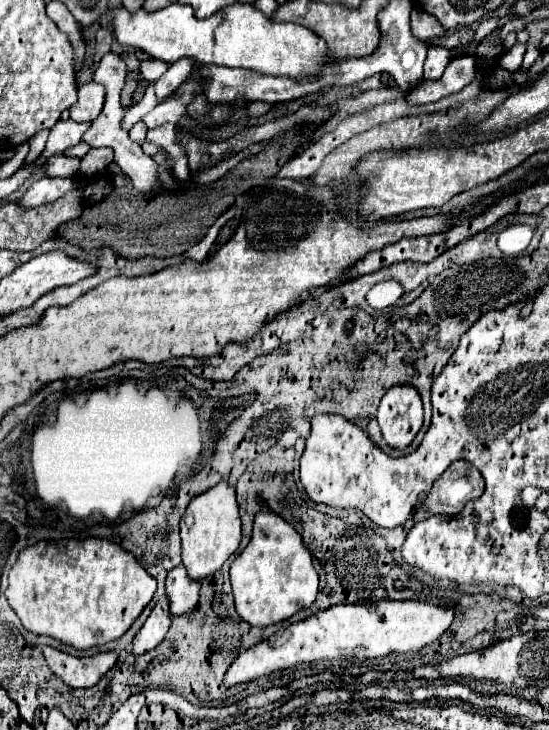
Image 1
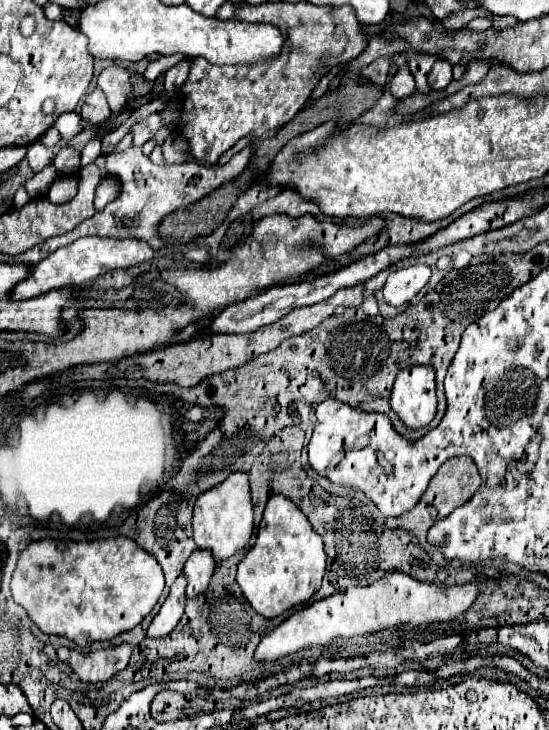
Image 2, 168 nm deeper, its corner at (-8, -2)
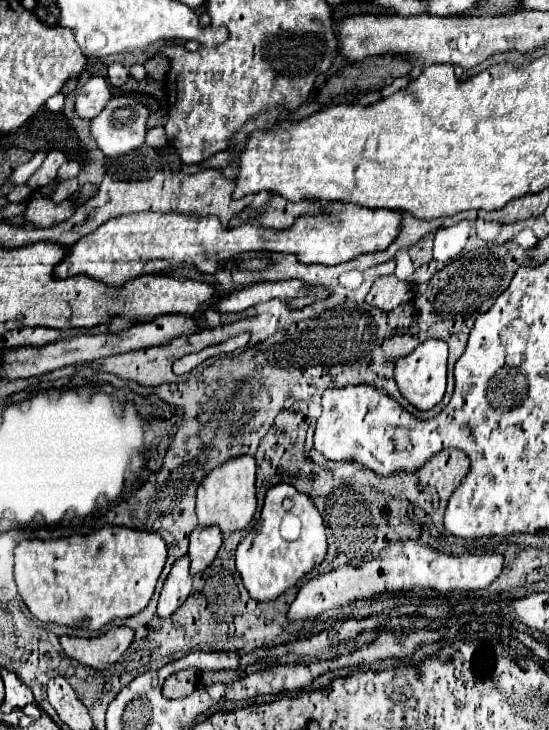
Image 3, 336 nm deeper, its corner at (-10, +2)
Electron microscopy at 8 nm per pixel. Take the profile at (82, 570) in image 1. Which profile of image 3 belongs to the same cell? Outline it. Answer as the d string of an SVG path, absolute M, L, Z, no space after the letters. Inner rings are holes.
M104 526L98 532L76 538L56 538L56 540L24 540L16 546L16 566L14 578L18 594L24 604L40 622L54 622L68 628L84 628L90 622L90 630L100 630L108 622L130 618L142 612L156 588L156 582L166 564L166 544L154 532L140 532L126 526Z

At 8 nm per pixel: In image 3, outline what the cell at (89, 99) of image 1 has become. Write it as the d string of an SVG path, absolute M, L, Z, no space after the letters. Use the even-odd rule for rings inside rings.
M94 76L94 78L90 78L90 82L86 86L82 86L82 90L76 98L76 112L80 118L92 120L92 118L96 118L96 114L100 114L100 110L106 108L110 98L112 98L112 94L110 94L106 80L102 76Z

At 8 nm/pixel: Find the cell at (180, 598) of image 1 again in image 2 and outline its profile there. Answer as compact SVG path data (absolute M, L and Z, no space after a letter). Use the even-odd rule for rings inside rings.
M194 550L190 554L190 558L186 560L184 566L184 576L188 578L188 586L186 586L186 596L188 598L196 598L200 592L206 590L212 572L214 572L214 558L210 554L210 550Z

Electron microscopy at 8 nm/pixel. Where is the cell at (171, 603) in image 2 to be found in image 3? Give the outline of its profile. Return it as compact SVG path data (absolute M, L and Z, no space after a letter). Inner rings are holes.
M188 556L180 558L174 562L170 576L166 578L166 584L160 592L160 602L158 602L158 618L166 620L170 618L188 598L190 590L192 590L192 576L188 572Z

